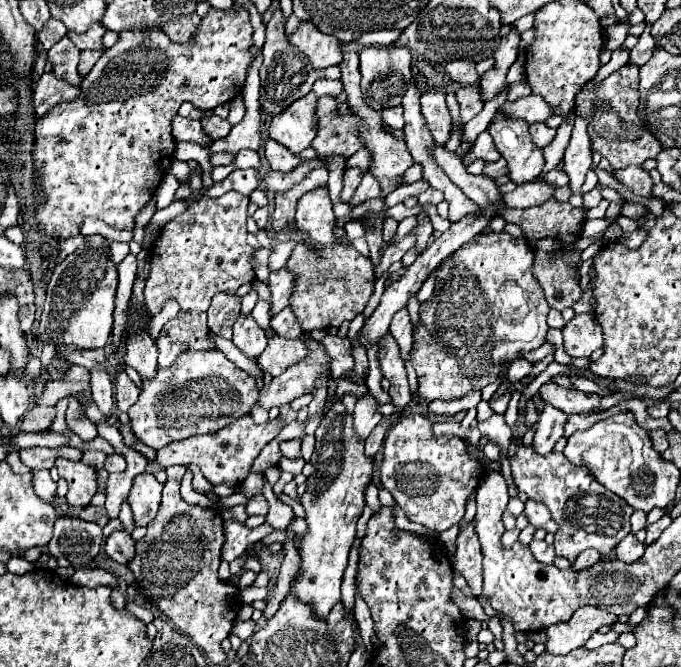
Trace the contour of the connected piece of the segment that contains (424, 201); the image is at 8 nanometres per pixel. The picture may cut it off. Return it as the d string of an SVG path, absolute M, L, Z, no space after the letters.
M427 189L427 191L423 191L419 195L419 205L429 205L429 203L435 203L437 205L439 201L443 201L443 193L439 193L435 189Z

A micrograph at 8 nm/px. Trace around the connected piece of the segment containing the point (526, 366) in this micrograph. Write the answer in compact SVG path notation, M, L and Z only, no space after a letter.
M517 359L511 363L508 369L508 380L510 382L516 382L521 380L523 377L530 374L534 367L533 363L530 363L524 359Z

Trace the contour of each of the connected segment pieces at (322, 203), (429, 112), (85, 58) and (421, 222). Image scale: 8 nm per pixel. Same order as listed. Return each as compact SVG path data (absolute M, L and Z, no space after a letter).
M317 187L299 199L295 221L297 227L309 235L309 247L323 249L333 245L335 215L327 187Z
M425 91L421 95L421 111L423 111L423 117L427 119L427 125L429 125L433 139L439 145L445 145L449 135L451 135L451 127L453 127L449 109L445 103L445 93Z
M81 51L81 57L79 57L79 75L85 77L91 67L95 65L95 61L101 57L103 51Z
M427 213L417 215L417 227L413 231L417 235L417 253L421 253L423 249L427 249L427 241L429 241L429 237L433 233L433 227L431 227L431 221L429 221Z

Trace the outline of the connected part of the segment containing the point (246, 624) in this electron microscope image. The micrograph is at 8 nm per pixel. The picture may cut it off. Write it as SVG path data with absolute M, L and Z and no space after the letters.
M237 619L233 623L233 631L231 633L235 633L241 641L247 641L253 635L253 631L255 631L255 621L241 621L241 619Z

